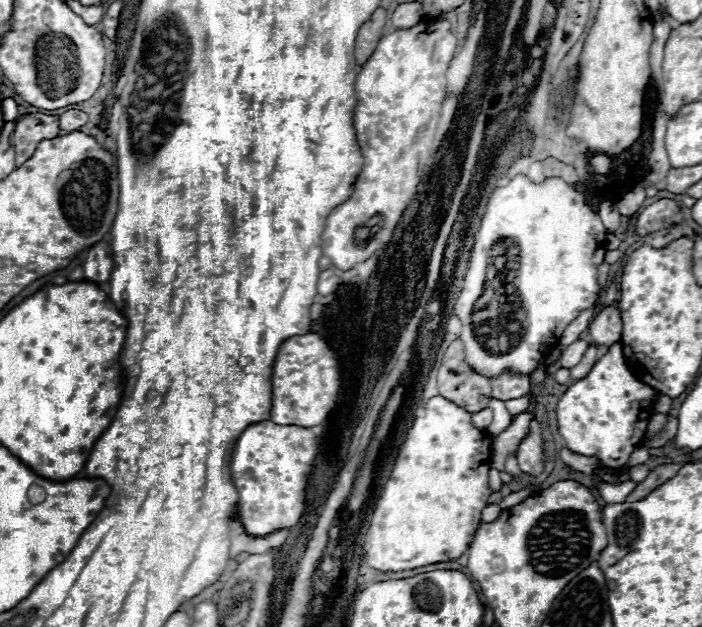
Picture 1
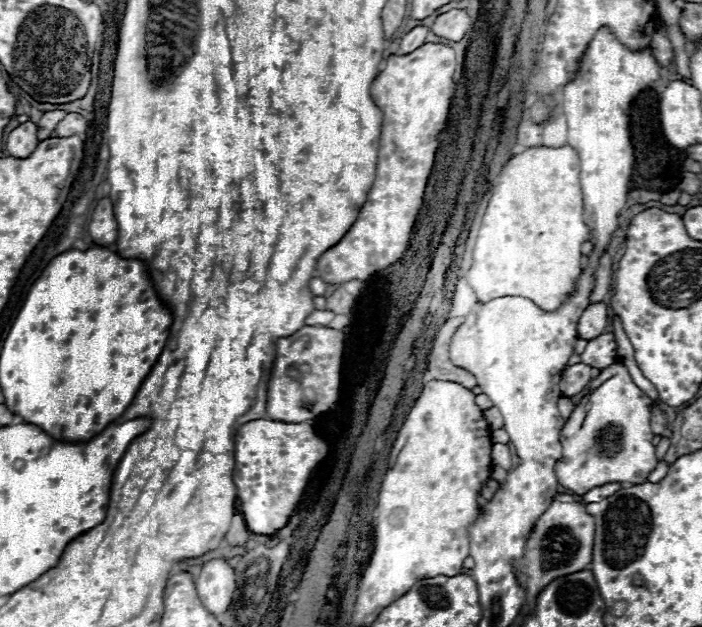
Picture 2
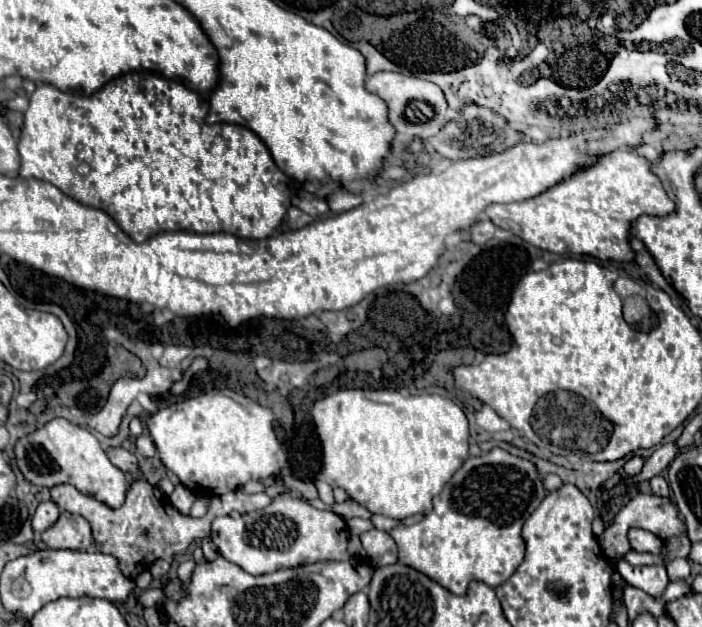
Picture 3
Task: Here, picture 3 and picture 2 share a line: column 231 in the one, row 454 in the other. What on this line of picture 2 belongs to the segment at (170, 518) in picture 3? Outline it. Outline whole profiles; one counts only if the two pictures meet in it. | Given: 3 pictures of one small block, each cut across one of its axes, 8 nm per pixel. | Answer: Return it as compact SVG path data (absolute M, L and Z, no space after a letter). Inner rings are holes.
M494 444L492 446L492 462L496 466L502 466L506 470L512 468L512 452L506 444Z

